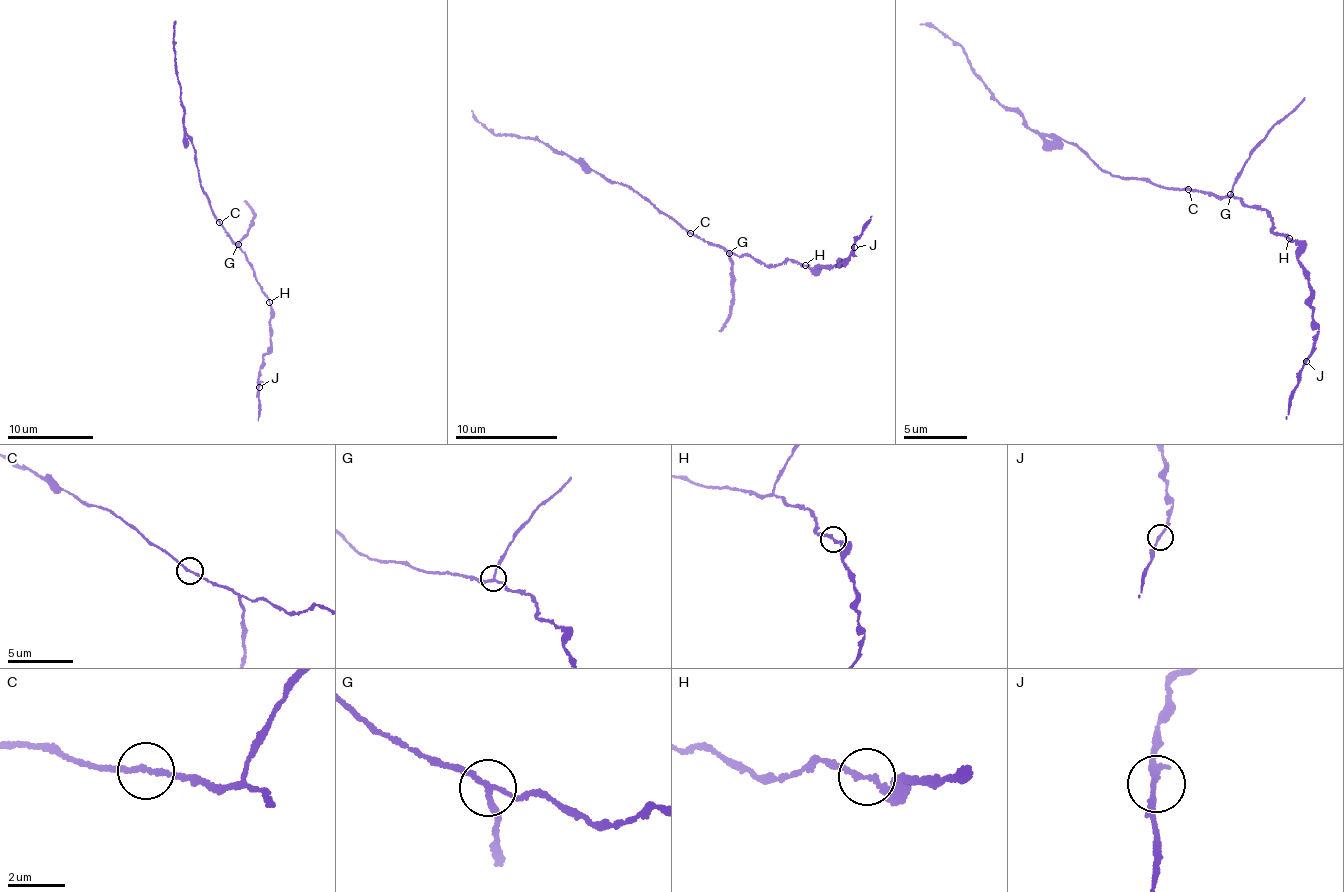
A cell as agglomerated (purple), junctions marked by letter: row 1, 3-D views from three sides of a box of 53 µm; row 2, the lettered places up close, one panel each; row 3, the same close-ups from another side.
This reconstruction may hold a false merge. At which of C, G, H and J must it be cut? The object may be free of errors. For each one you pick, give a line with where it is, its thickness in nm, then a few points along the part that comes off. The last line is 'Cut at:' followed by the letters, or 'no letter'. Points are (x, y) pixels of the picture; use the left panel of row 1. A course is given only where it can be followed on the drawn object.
G: place (238, 244); calibre 150 nm; course (238, 243), (254, 214), (245, 200)
Cut at: G

